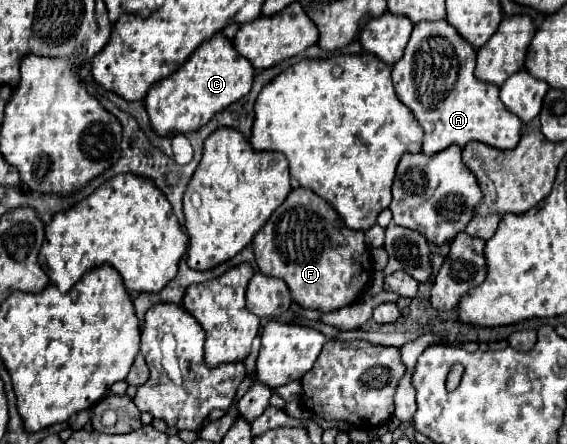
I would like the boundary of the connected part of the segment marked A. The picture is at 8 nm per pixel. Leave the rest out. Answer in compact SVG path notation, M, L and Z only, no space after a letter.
M447 20L415 24L403 58L393 64L393 84L399 100L413 110L425 130L421 148L425 154L437 154L451 144L465 148L471 140L503 150L517 146L521 120L501 104L499 88L477 80L473 72L475 48L461 40Z

